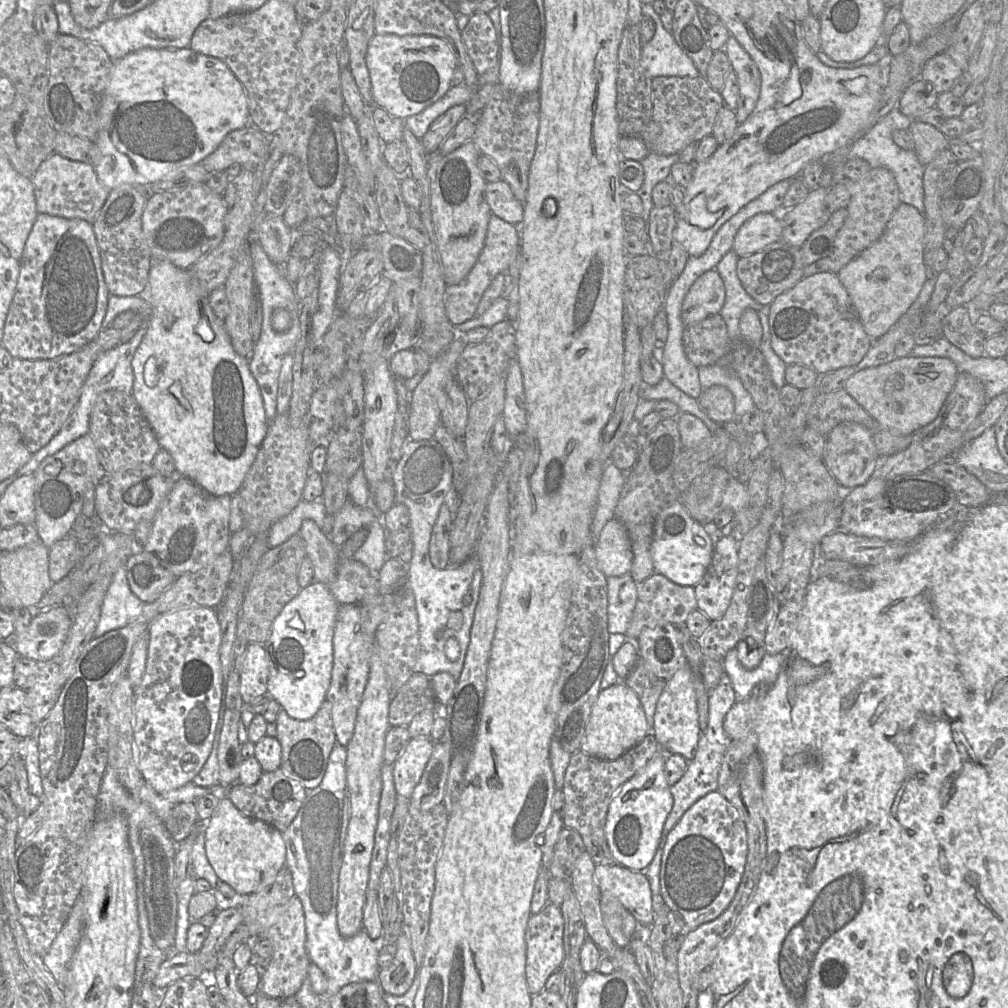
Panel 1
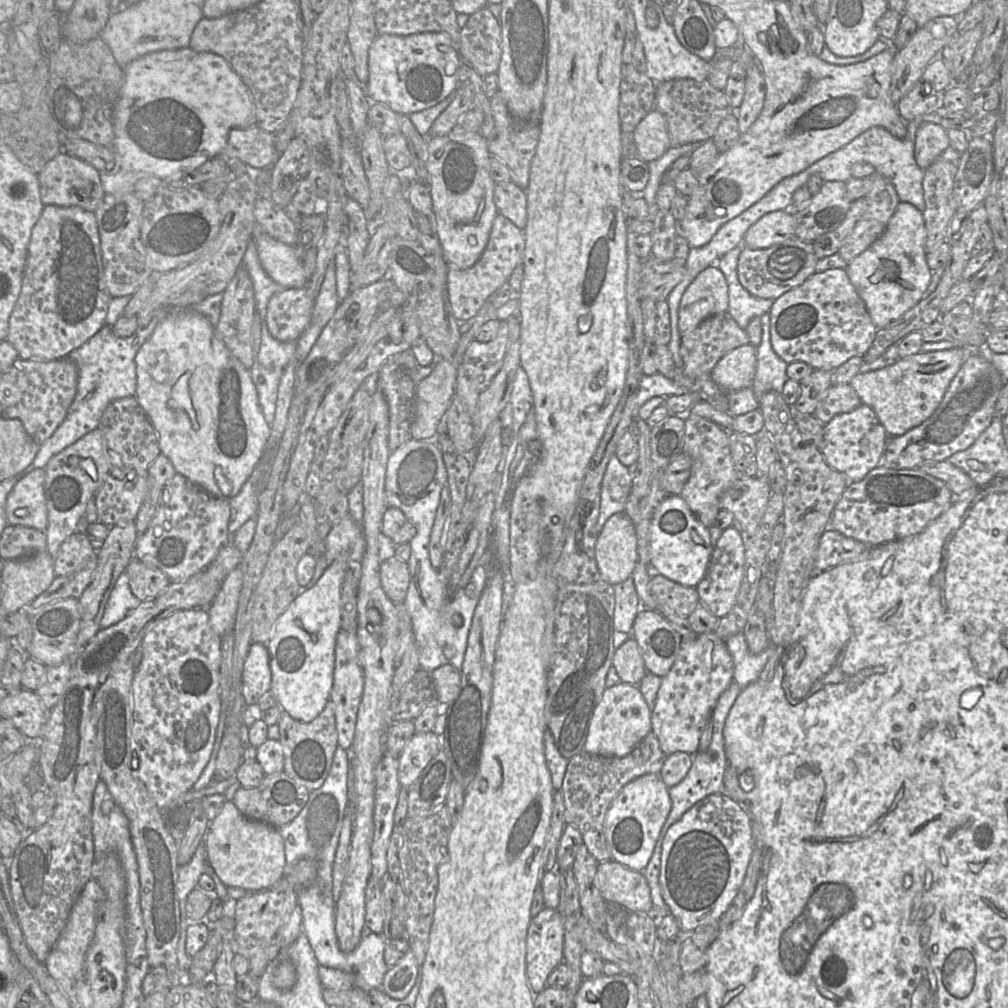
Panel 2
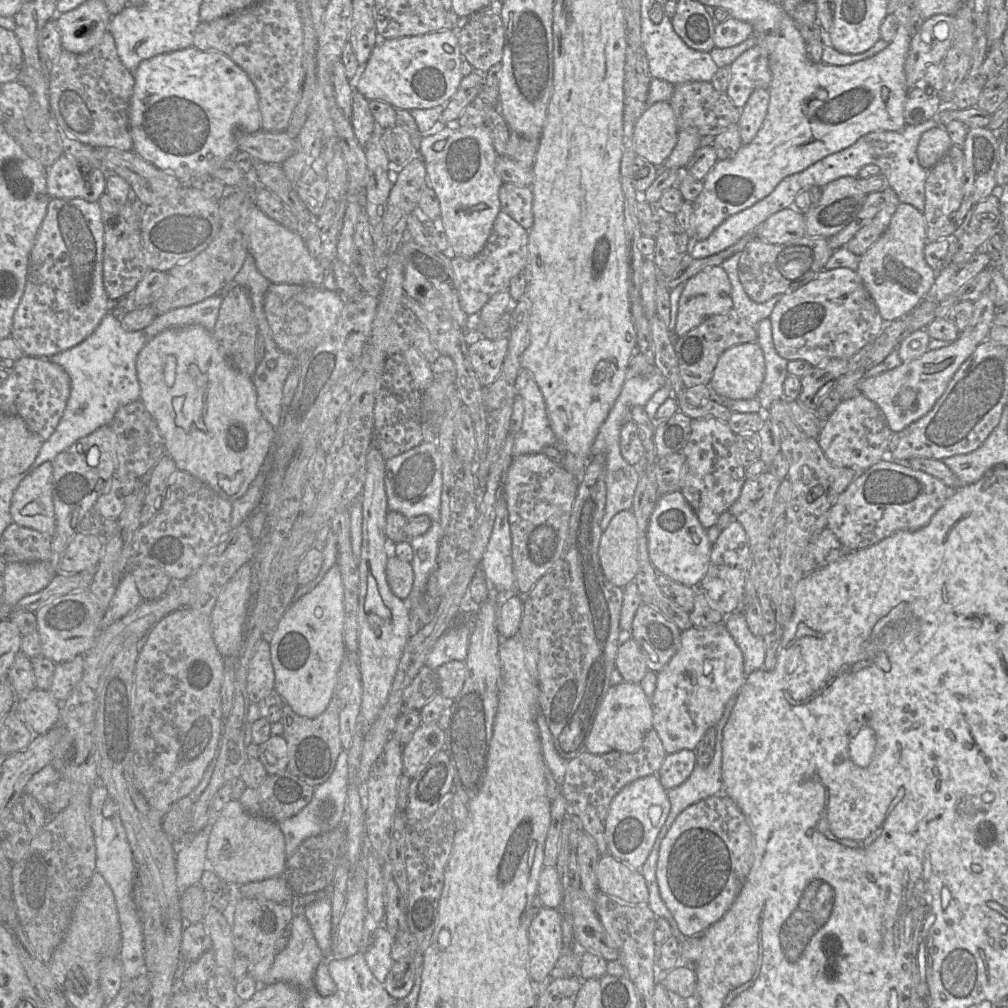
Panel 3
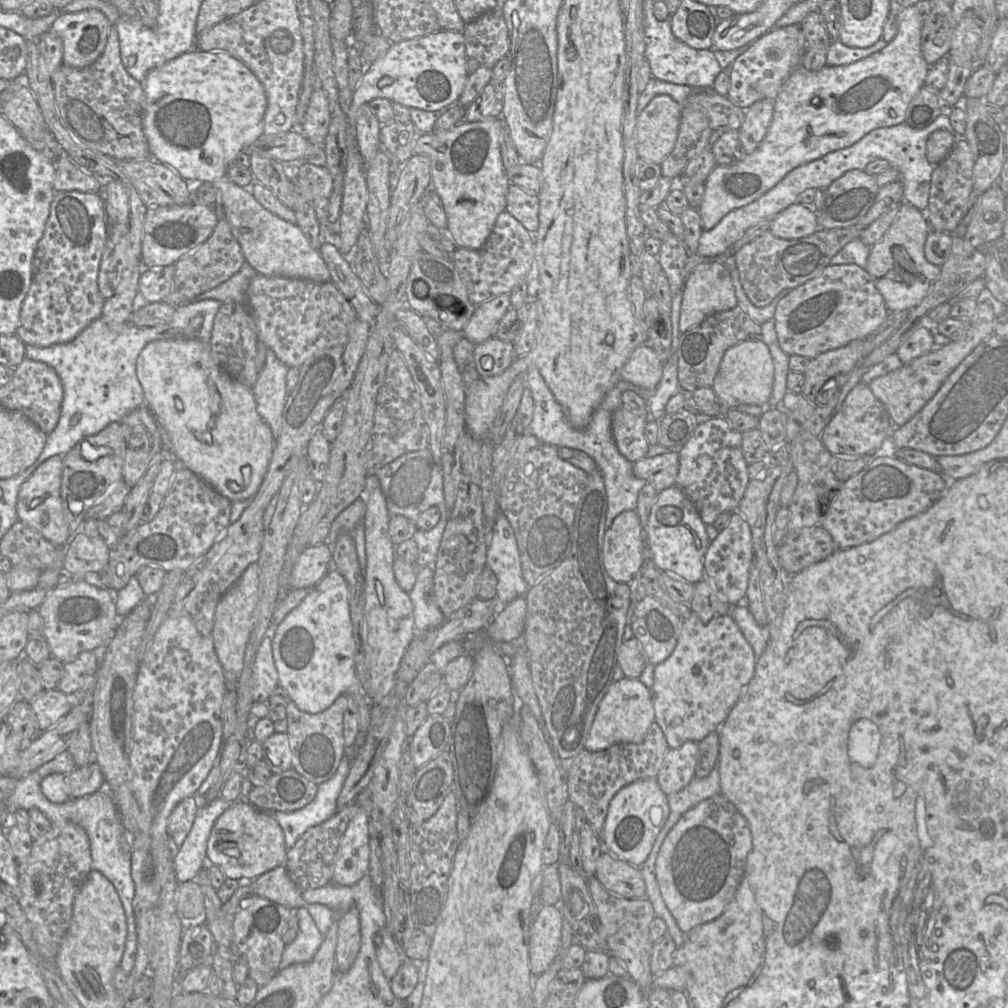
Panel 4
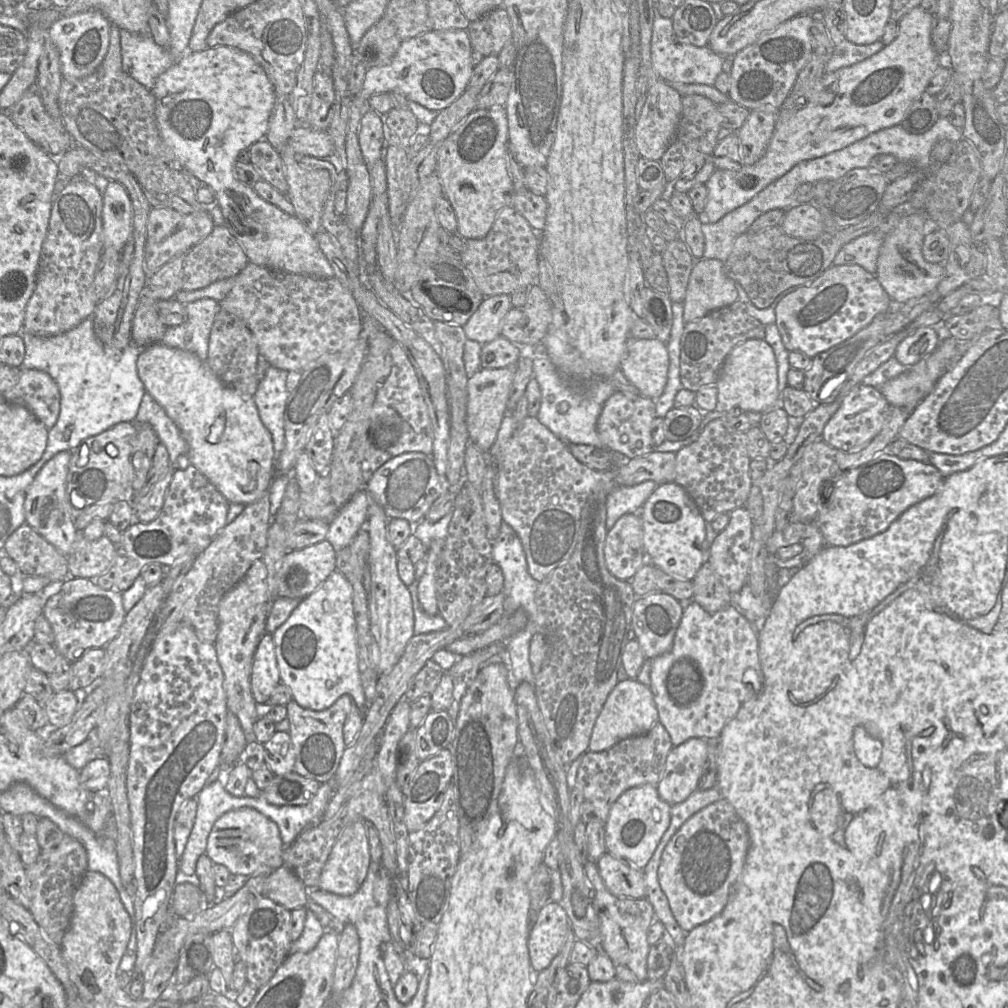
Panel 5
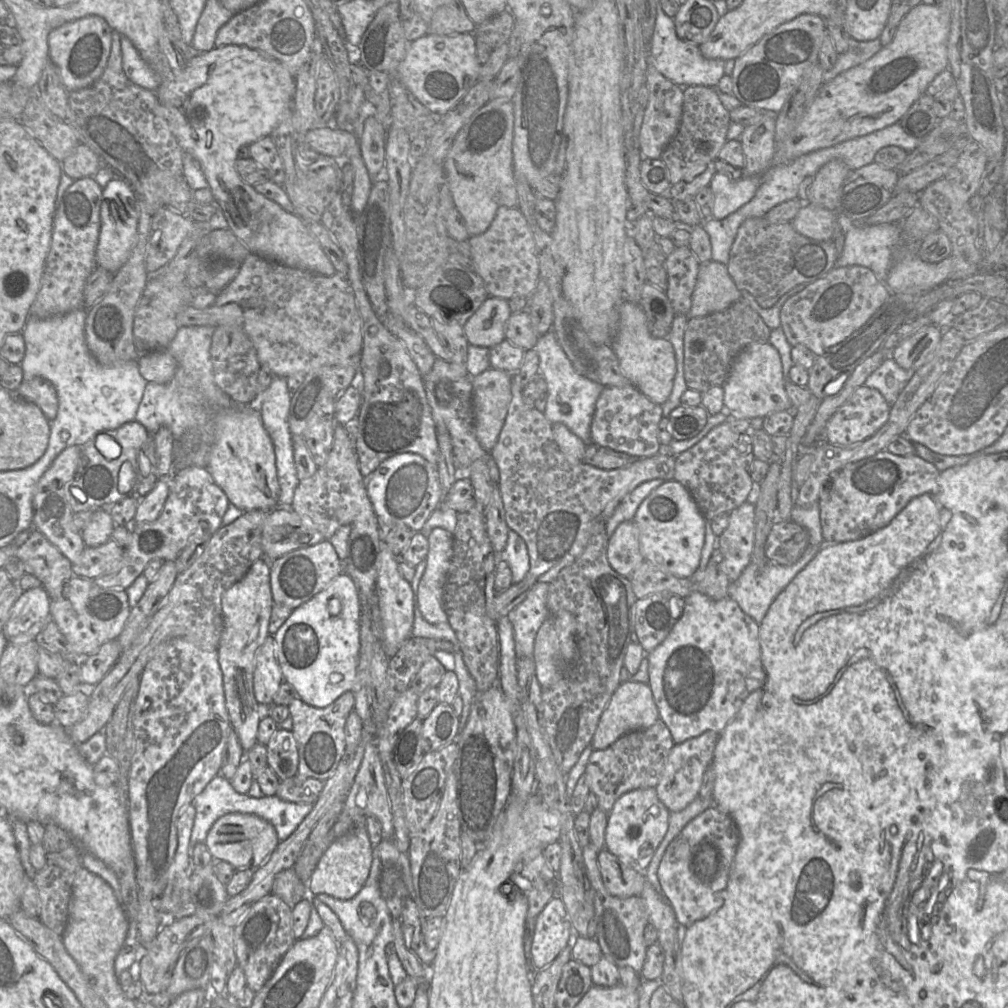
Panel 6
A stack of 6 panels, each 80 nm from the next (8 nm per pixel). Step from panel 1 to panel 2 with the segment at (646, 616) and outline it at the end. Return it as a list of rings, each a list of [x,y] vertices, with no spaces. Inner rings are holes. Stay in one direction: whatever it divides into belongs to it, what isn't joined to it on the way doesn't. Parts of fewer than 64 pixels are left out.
[[[656,572],[652,573],[649,584],[650,592],[657,603],[656,611],[664,617],[677,614],[688,618],[700,604],[695,587],[683,586]]]

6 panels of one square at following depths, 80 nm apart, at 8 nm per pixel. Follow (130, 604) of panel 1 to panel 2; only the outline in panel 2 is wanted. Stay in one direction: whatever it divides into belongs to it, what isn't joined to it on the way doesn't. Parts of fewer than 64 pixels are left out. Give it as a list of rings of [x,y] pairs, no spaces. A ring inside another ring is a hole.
[[[124,571],[117,579],[107,601],[100,629],[108,628],[124,619],[141,601],[132,593],[128,574]]]

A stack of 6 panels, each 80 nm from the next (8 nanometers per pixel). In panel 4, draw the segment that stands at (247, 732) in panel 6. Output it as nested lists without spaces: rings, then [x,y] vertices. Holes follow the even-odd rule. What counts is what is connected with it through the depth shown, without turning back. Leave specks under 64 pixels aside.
[[[253,562],[244,570],[237,582],[219,599],[212,629],[212,640],[222,666],[226,690],[235,691],[236,682],[244,664],[244,653],[252,629],[252,614],[259,599],[259,566]]]

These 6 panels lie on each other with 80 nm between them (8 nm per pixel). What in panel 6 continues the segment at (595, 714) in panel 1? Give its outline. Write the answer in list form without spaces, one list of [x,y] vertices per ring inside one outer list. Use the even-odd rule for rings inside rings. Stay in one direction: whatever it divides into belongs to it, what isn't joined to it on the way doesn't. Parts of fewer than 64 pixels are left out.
[[[630,681],[622,682],[613,693],[599,719],[591,745],[595,750],[606,749],[629,732],[651,727],[659,717],[660,715],[648,684]]]

